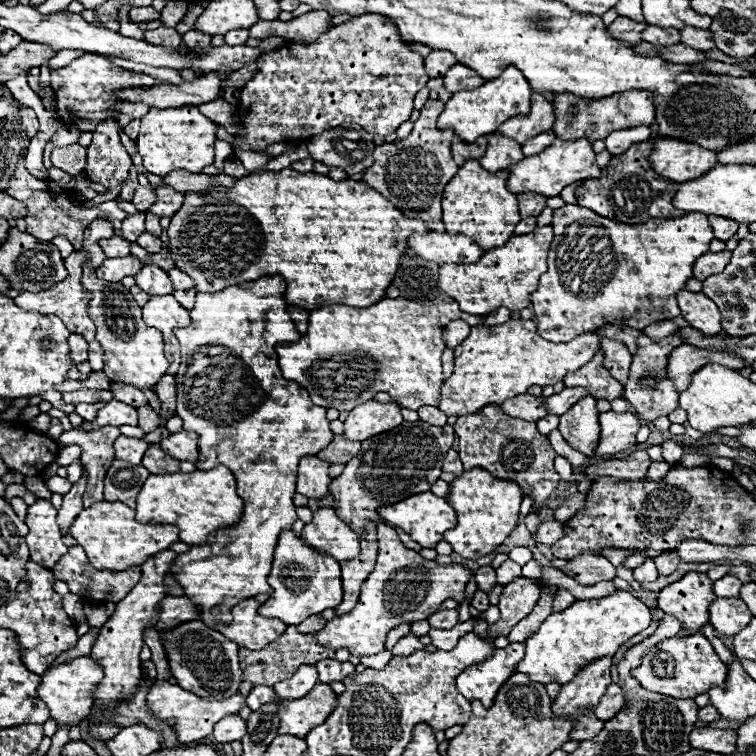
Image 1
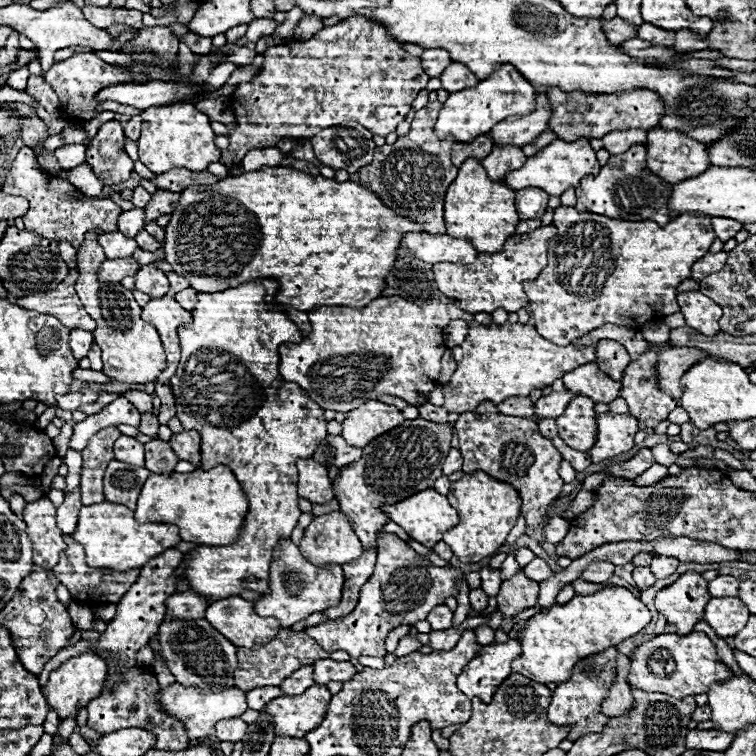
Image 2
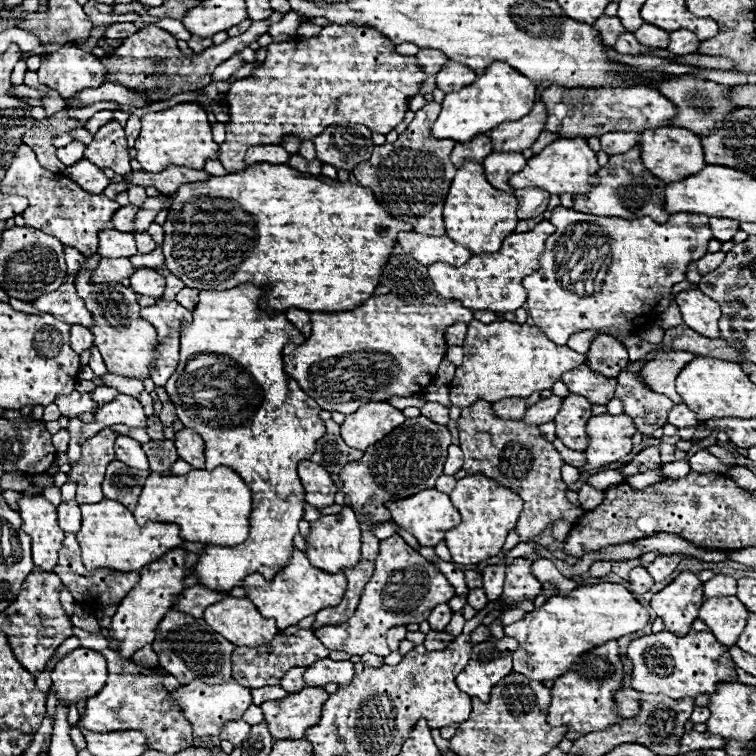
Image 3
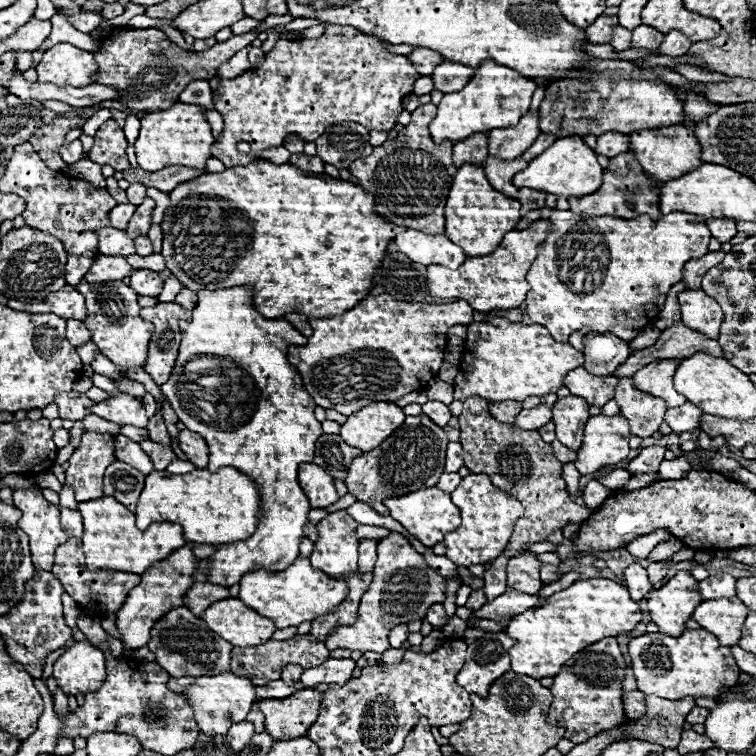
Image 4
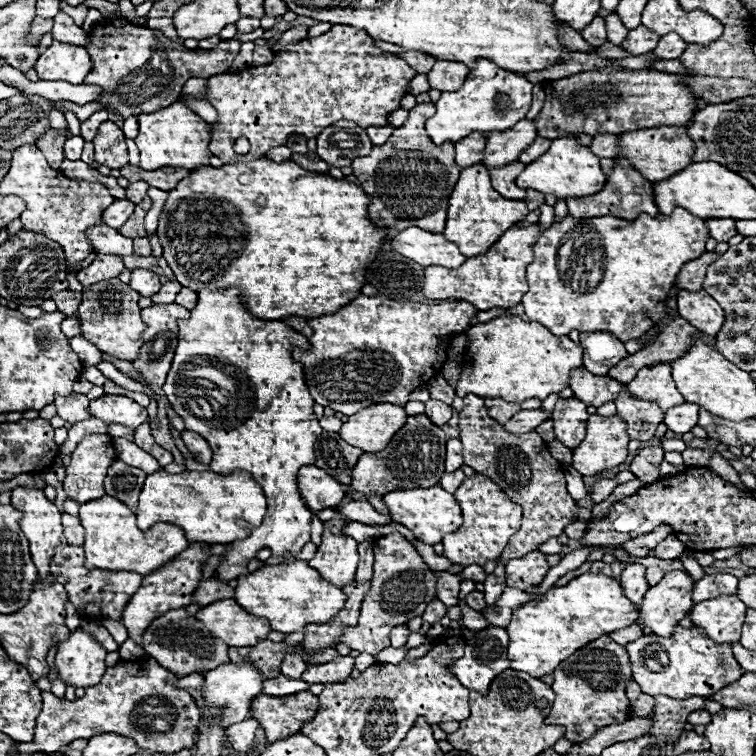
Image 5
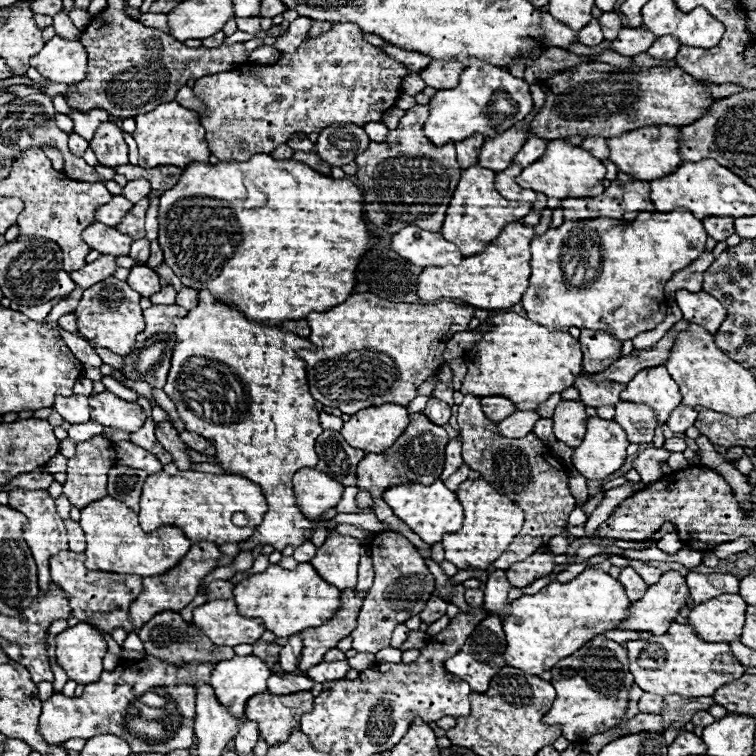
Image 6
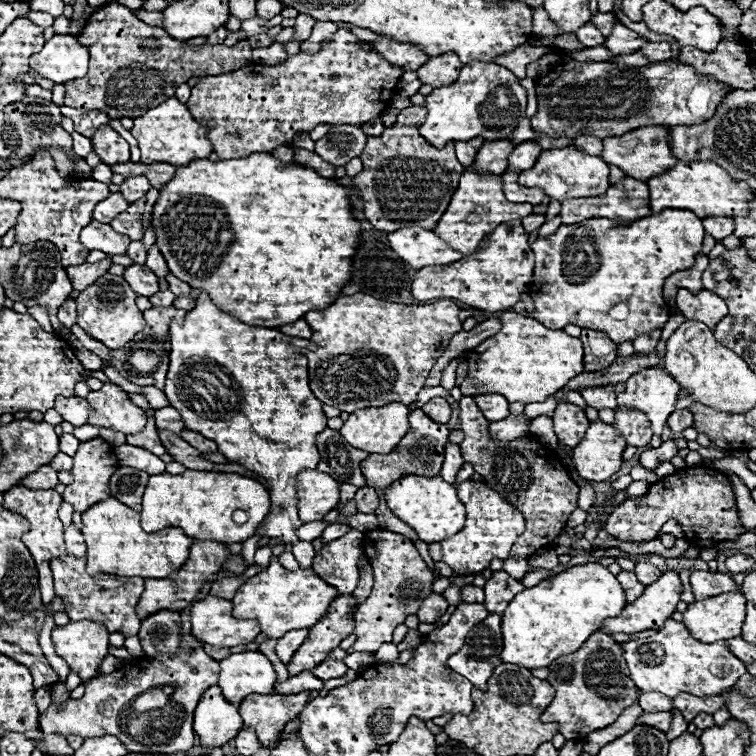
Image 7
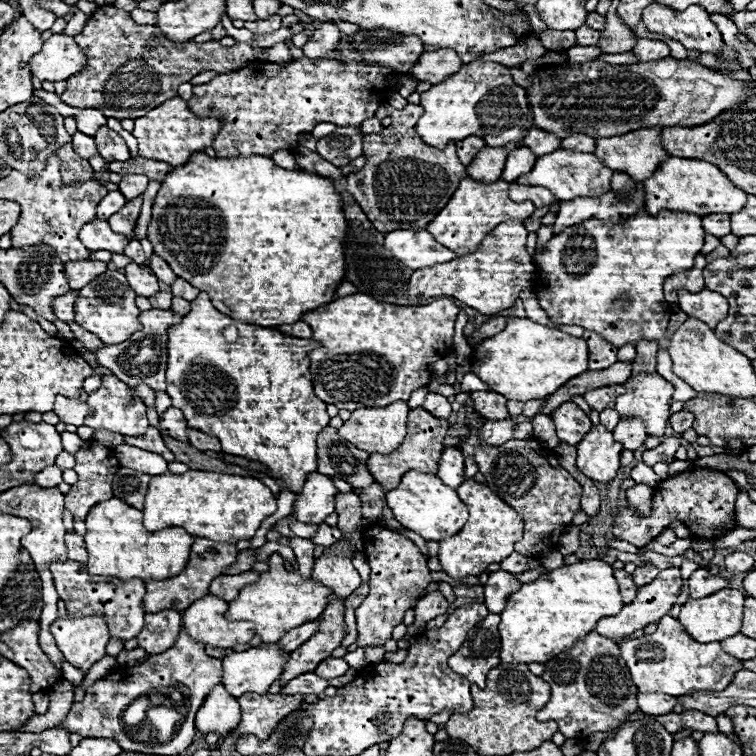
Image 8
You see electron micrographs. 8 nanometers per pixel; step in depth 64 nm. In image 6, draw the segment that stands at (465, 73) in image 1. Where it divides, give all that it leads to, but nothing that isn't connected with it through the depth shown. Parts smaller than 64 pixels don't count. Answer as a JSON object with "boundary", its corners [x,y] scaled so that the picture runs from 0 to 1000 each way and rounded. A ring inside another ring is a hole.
{"boundary":[[[571,79],[571,85],[566,85],[566,90],[561,90],[561,95],[556,95],[558,106],[582,119],[582,116],[601,116],[606,111],[608,95],[611,95],[611,85],[606,79]]]}

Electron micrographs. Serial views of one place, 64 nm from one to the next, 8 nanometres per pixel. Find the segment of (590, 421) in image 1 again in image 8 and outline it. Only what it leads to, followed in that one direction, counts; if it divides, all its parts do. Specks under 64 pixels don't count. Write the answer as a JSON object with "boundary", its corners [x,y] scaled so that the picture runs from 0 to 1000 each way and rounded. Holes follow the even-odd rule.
{"boundary":[[[751,532],[751,534],[743,534],[741,540],[735,540],[730,553],[735,561],[738,579],[749,587],[757,587],[757,590],[762,590],[783,566],[780,553],[759,532]]]}

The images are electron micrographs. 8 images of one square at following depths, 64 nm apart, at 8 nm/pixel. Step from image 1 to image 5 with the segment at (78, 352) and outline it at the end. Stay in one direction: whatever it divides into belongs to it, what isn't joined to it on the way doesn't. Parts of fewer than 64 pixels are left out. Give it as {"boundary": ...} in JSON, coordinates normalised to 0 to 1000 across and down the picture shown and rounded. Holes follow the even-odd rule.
{"boundary":[[[90,418],[85,426],[82,426],[82,439],[95,447],[95,444],[106,444],[106,423],[98,421],[98,418]]]}

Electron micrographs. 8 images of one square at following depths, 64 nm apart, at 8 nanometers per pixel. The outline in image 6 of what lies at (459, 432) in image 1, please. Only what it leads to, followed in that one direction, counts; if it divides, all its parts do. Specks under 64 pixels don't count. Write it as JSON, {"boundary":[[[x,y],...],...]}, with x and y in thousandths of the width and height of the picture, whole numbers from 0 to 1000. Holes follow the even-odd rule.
{"boundary":[[[614,524],[614,532],[606,537],[606,563],[611,574],[614,614],[622,616],[622,622],[635,624],[638,632],[656,646],[656,651],[672,656],[696,680],[690,704],[680,712],[667,735],[651,743],[656,754],[669,754],[683,741],[693,741],[693,735],[720,725],[728,712],[746,706],[751,683],[762,672],[762,659],[751,643],[746,616],[725,598],[722,587],[706,574],[698,574],[688,582],[664,579],[656,569],[656,561],[640,550],[632,524]]]}

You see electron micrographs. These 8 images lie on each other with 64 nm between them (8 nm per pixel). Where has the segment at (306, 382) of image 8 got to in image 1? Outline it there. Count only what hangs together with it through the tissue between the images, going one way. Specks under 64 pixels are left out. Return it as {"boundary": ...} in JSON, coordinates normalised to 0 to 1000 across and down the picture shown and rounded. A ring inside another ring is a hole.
{"boundary":[[[349,365],[349,368],[341,368],[341,370],[333,370],[333,373],[323,373],[323,376],[315,376],[315,378],[302,378],[291,386],[283,386],[283,389],[272,389],[272,386],[259,386],[259,405],[251,410],[251,418],[254,418],[254,429],[246,431],[246,434],[233,434],[230,442],[233,447],[238,450],[238,458],[241,458],[241,481],[238,481],[238,489],[233,495],[233,521],[235,521],[235,537],[233,537],[233,550],[238,550],[243,556],[243,569],[257,569],[262,577],[265,577],[265,606],[259,611],[259,619],[262,622],[278,622],[283,616],[302,616],[315,638],[315,656],[323,661],[323,680],[320,685],[315,688],[312,696],[302,698],[302,701],[294,701],[288,704],[286,709],[280,709],[280,714],[275,720],[265,720],[265,722],[254,722],[249,730],[238,733],[233,738],[233,743],[228,746],[225,757],[230,759],[230,765],[235,767],[235,772],[243,778],[243,786],[265,804],[265,817],[270,825],[275,825],[278,831],[286,831],[286,823],[278,812],[278,807],[283,802],[291,804],[291,817],[294,823],[304,823],[307,820],[307,812],[304,812],[304,804],[310,802],[310,796],[315,794],[323,794],[323,791],[331,791],[336,786],[357,786],[360,778],[354,775],[352,765],[357,759],[357,751],[360,751],[360,730],[362,730],[362,722],[368,717],[368,709],[370,704],[376,701],[386,701],[386,693],[392,690],[392,669],[389,669],[389,653],[392,653],[392,619],[394,619],[394,608],[407,603],[407,601],[418,601],[423,598],[426,593],[431,593],[437,585],[439,585],[439,571],[437,571],[437,556],[431,553],[431,540],[426,537],[418,537],[413,534],[407,519],[394,511],[392,505],[386,503],[378,503],[373,495],[370,495],[370,487],[368,487],[368,471],[365,471],[365,455],[370,452],[392,452],[397,450],[397,439],[392,437],[389,426],[384,423],[384,415],[378,410],[378,399],[373,394],[378,384],[378,376],[376,376],[376,368],[370,365]]]}

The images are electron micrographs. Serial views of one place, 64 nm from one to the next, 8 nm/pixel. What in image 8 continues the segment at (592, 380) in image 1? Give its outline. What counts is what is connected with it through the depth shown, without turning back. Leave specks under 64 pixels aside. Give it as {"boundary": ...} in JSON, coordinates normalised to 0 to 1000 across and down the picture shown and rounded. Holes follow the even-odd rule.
{"boundary":[[[810,508],[799,513],[786,513],[772,521],[772,529],[780,534],[783,542],[796,545],[799,540],[812,540],[812,529],[817,521],[825,521],[828,513],[823,508]]]}

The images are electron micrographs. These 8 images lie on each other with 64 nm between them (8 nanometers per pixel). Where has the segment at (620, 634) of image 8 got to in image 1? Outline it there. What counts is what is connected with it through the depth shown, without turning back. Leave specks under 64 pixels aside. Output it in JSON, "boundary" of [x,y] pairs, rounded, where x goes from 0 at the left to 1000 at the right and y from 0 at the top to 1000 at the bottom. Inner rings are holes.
{"boundary":[[[910,757],[905,759],[897,770],[876,778],[870,783],[870,804],[878,810],[878,812],[886,812],[892,815],[899,825],[902,825],[902,833],[907,839],[921,839],[926,833],[926,828],[937,825],[937,802],[939,796],[944,794],[944,783],[942,783],[942,767],[934,762],[934,759],[926,759],[926,757]]]}

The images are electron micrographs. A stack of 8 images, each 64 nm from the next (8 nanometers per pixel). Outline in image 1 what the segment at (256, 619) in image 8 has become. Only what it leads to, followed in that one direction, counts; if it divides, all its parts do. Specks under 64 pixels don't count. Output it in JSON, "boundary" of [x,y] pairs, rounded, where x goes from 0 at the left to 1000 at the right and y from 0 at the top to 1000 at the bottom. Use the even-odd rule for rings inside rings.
{"boundary":[[[386,701],[373,704],[362,725],[362,746],[354,762],[360,775],[357,791],[344,799],[341,810],[354,817],[370,817],[376,825],[397,825],[407,815],[423,812],[431,804],[444,804],[452,796],[452,762],[450,746],[437,735],[423,735],[407,725]]]}

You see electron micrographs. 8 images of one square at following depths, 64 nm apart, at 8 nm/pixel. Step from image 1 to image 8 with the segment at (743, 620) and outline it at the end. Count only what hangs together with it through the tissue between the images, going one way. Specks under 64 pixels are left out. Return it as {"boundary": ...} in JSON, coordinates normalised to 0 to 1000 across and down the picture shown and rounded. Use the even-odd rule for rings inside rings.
{"boundary":[[[958,778],[952,783],[944,783],[942,788],[923,791],[923,794],[910,794],[902,807],[897,820],[907,831],[907,836],[926,849],[955,849],[971,839],[979,836],[981,825],[981,804],[984,804],[984,786],[979,780]]]}

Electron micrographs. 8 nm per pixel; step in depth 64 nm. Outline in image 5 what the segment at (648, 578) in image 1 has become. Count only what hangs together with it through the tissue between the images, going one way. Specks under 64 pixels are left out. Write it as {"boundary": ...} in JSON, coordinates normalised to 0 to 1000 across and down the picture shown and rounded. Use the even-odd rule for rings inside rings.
{"boundary":[[[831,746],[823,754],[820,772],[823,772],[828,788],[833,791],[833,796],[839,796],[839,799],[847,799],[852,786],[854,786],[854,780],[860,778],[854,765],[852,765],[852,749],[849,746]]]}

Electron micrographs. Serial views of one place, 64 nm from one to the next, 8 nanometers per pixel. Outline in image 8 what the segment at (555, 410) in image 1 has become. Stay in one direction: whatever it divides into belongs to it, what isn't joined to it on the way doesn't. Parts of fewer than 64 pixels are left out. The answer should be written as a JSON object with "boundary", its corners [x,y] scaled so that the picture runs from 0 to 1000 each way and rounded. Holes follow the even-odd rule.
{"boundary":[[[661,556],[661,558],[640,558],[634,570],[634,581],[647,590],[663,590],[672,582],[677,582],[680,558]]]}

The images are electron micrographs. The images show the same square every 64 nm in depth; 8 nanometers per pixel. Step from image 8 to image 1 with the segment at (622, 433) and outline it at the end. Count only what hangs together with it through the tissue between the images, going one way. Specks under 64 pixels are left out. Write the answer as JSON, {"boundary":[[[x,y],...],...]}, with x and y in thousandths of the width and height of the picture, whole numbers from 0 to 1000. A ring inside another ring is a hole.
{"boundary":[[[852,442],[844,444],[844,466],[836,471],[833,495],[825,508],[825,526],[831,529],[831,534],[836,534],[839,545],[857,561],[862,561],[873,550],[884,550],[889,542],[897,540],[897,521],[881,497],[881,474],[894,458],[899,458],[897,442],[889,442],[873,452],[865,452]]]}

